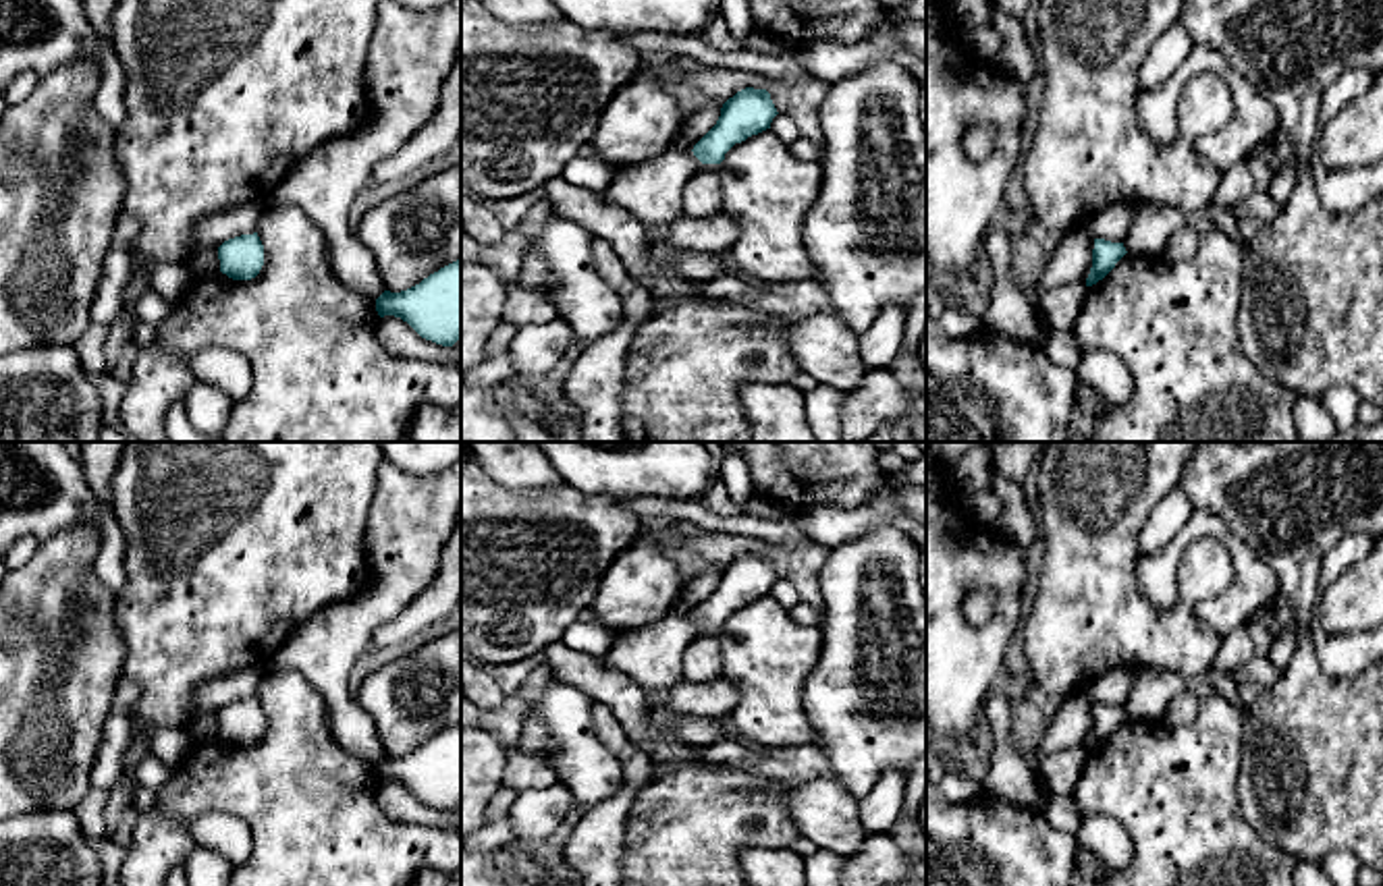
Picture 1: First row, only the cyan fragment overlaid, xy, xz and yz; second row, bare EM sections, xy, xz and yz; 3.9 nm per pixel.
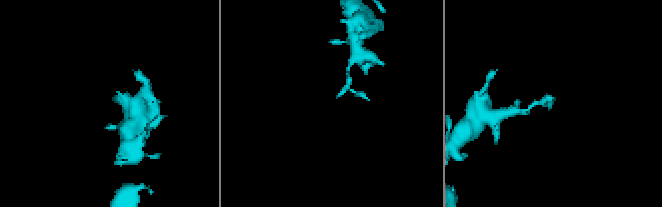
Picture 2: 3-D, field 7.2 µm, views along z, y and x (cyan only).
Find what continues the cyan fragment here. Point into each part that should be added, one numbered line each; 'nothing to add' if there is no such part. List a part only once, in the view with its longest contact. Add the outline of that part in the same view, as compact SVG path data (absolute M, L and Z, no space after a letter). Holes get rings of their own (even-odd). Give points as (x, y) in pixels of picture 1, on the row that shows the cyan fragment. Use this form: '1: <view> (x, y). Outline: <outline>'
nothing to add

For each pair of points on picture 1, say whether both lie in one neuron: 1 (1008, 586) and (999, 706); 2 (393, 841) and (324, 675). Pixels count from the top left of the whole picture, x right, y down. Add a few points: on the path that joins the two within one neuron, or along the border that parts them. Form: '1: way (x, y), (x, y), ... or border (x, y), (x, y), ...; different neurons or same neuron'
1: border (987, 698), (981, 710); different neurons
2: border (333, 718), (333, 737), (347, 752), (374, 766); different neurons

